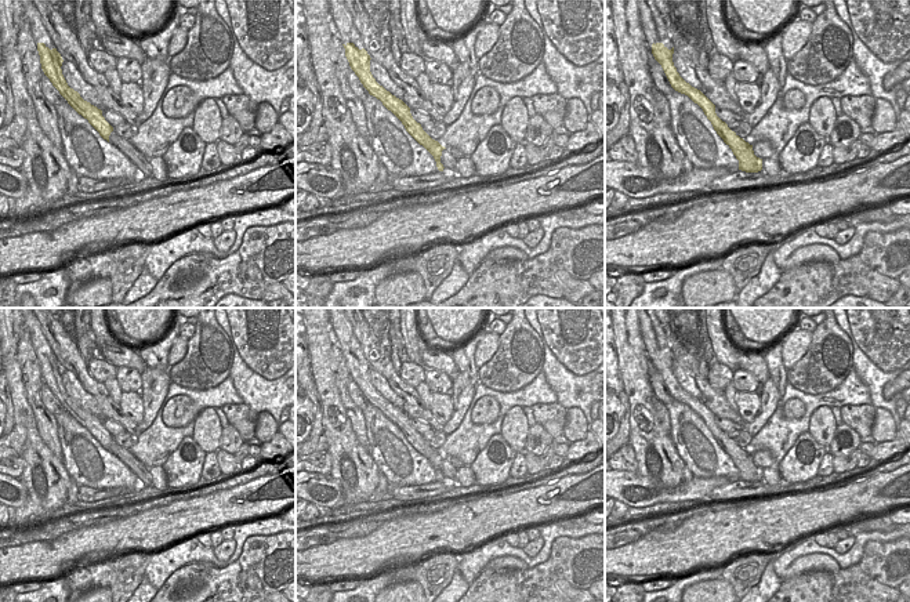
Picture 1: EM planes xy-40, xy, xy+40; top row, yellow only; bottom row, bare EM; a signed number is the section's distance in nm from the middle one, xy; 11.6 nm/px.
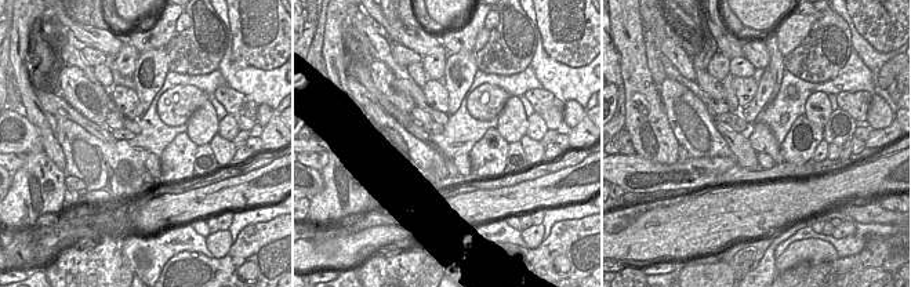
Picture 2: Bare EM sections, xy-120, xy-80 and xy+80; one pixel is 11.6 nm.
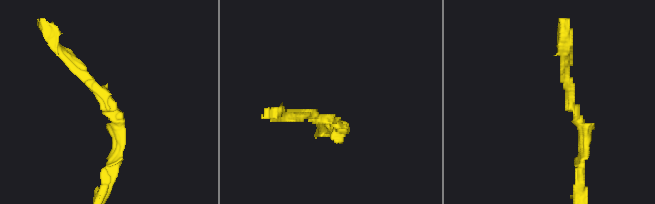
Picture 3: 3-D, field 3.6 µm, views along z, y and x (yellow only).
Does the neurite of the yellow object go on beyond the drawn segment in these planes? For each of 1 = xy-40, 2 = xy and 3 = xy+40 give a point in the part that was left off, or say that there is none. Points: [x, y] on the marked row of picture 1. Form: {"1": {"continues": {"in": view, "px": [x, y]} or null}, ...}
{"1": {"continues": {"in": "xy-40", "px": [40, 35]}}, "2": {"continues": {"in": "xy", "px": [345, 31]}}, "3": {"continues": {"in": "xy+40", "px": [653, 26]}}}

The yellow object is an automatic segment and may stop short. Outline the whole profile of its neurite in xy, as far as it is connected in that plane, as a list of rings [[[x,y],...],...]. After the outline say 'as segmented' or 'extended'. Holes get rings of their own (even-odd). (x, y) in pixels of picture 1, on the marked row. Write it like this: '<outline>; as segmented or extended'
[[[327,0],[327,3],[330,6],[337,37],[345,48],[345,57],[351,69],[359,77],[369,94],[380,99],[383,105],[402,122],[406,131],[434,156],[438,170],[443,171],[442,150],[446,148],[423,130],[421,124],[413,119],[410,108],[402,99],[392,95],[376,81],[370,72],[371,58],[363,47],[360,35],[352,22],[352,17],[344,4],[344,0]]]; extended

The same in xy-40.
[[[22,0],[23,14],[29,22],[29,28],[40,55],[40,64],[44,75],[52,86],[68,101],[68,104],[109,142],[113,127],[102,116],[102,110],[84,101],[77,91],[70,88],[62,75],[62,57],[57,51],[48,32],[46,30],[41,15],[32,0]]]; extended

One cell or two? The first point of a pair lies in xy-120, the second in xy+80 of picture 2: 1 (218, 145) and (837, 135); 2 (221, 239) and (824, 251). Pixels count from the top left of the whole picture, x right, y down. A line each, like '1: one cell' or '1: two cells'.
1: two cells
2: two cells

